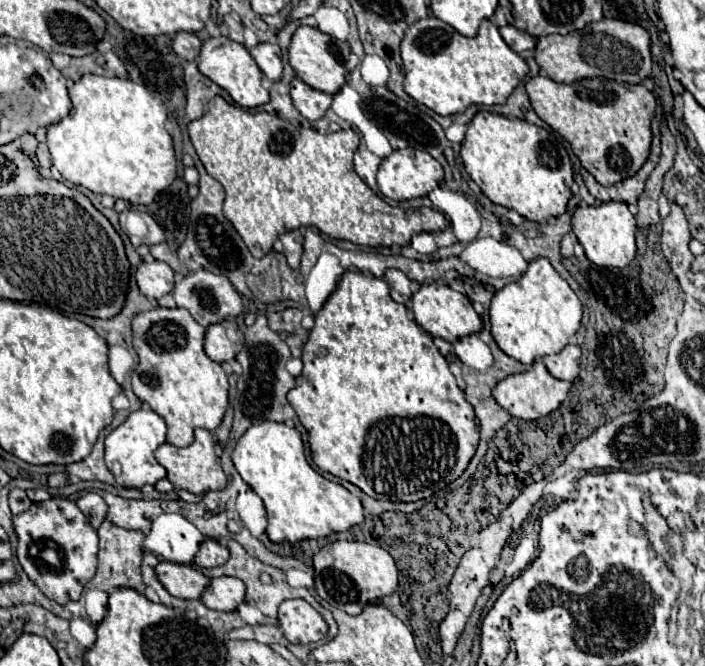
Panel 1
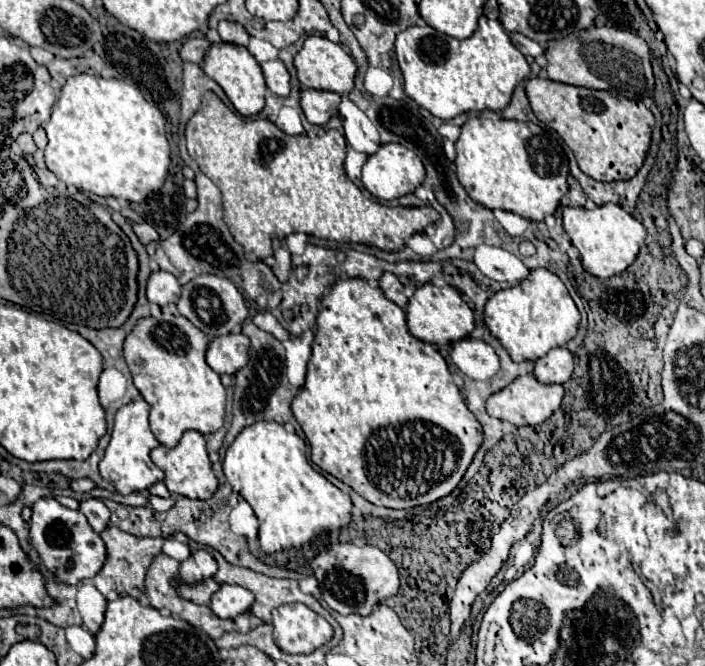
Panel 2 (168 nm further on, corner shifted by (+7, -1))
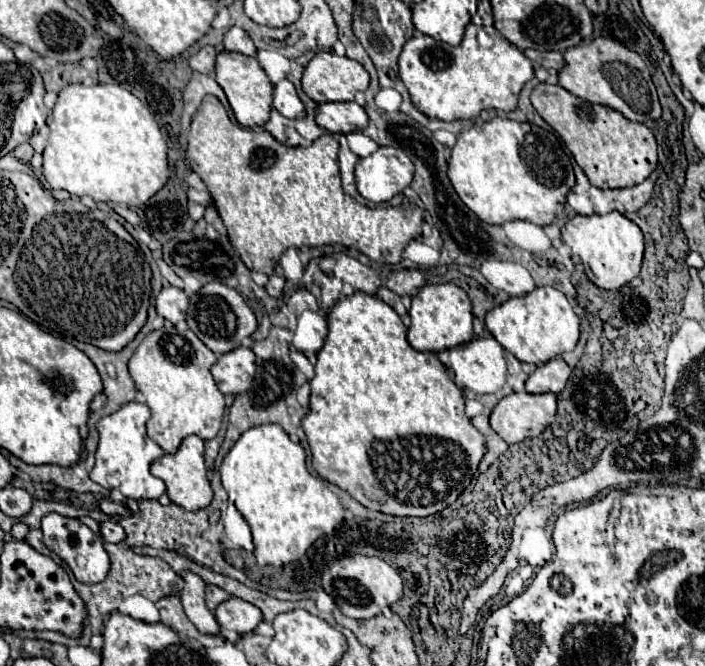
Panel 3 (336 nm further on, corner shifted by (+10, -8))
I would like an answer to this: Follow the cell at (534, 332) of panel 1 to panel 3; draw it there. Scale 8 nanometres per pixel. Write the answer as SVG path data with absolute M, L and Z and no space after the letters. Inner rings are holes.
M536 287L534 291L530 291L530 293L522 295L522 297L510 297L502 305L494 307L492 311L488 311L488 315L486 315L486 329L518 361L540 365L540 363L546 363L546 361L554 359L556 355L560 355L564 351L572 351L576 347L578 333L580 333L580 319L572 311L572 305L568 303L568 299L564 297L562 291L558 291L556 287Z

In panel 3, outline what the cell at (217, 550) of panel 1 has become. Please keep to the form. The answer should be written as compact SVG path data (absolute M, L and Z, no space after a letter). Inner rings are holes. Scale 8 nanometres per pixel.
M186 571L182 575L180 599L182 599L188 619L198 627L198 631L216 635L216 633L220 633L220 627L216 623L214 613L208 611L208 607L204 603L204 589L206 589L204 579L200 575L196 575L194 571Z

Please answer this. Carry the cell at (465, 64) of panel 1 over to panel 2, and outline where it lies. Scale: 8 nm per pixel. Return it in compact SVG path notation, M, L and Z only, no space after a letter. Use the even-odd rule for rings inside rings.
M487 16L479 18L477 30L465 40L451 38L431 26L411 26L397 34L395 54L405 76L405 94L443 120L469 110L503 110L511 102L515 86L531 72L503 24Z

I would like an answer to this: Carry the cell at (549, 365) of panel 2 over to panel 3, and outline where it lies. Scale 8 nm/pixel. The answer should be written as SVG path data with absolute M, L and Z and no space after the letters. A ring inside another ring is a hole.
M552 359L538 367L526 381L528 393L560 393L570 377L570 367L564 359Z

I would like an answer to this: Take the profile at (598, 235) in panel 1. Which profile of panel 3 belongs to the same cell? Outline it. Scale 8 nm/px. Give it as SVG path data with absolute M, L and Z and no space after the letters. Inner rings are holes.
M618 211L604 215L584 216L576 214L562 227L562 241L580 257L588 279L602 289L620 289L640 273L642 253L644 253L644 235L640 227L626 219Z

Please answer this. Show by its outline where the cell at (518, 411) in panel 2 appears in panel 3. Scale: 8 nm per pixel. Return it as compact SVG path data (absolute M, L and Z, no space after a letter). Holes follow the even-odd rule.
M512 393L498 401L490 413L490 427L506 441L520 443L540 435L556 417L554 393Z

